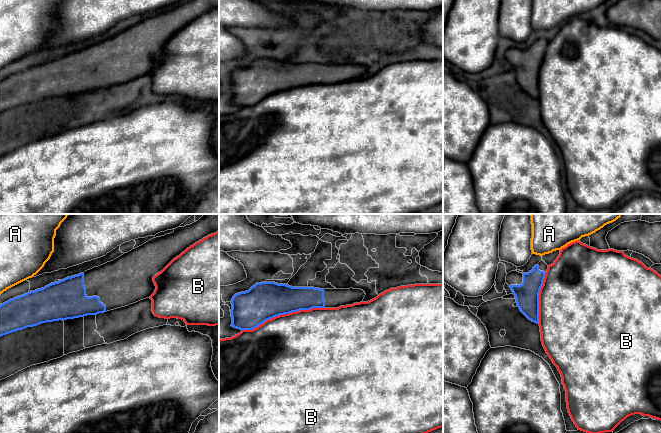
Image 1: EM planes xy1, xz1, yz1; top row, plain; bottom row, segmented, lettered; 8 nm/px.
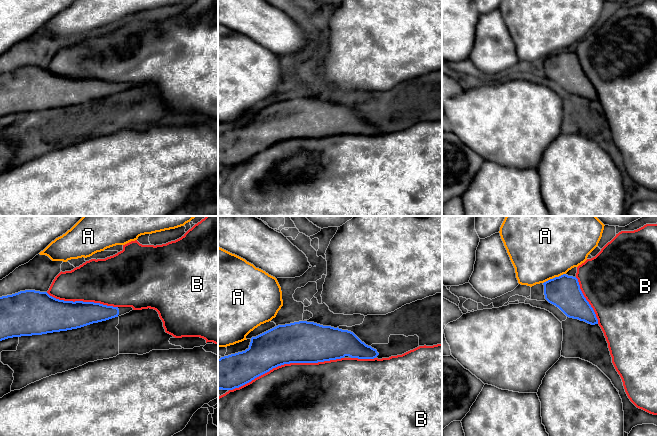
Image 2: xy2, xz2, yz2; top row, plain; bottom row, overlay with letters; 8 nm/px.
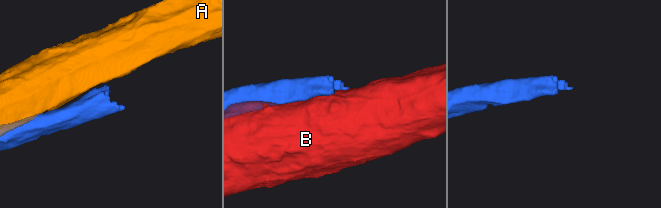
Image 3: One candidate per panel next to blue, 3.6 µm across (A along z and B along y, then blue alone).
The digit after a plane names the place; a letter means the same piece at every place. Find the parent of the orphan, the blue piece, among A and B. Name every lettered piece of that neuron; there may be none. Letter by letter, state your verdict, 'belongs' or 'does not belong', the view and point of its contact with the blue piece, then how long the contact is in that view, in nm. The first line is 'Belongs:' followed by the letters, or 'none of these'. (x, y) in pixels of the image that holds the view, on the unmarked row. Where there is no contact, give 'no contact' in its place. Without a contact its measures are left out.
Belongs: none of these
A: does not belong; contact yz2 (555, 53); length 200 nm
B: does not belong; contact xz2 (286, 139); length 950 nm

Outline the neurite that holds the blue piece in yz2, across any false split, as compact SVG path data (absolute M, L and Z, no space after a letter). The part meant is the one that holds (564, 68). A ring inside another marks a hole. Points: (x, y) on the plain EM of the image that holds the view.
M563 50L543 59L545 75L558 83L567 93L598 100L596 90L584 73L578 55Z

